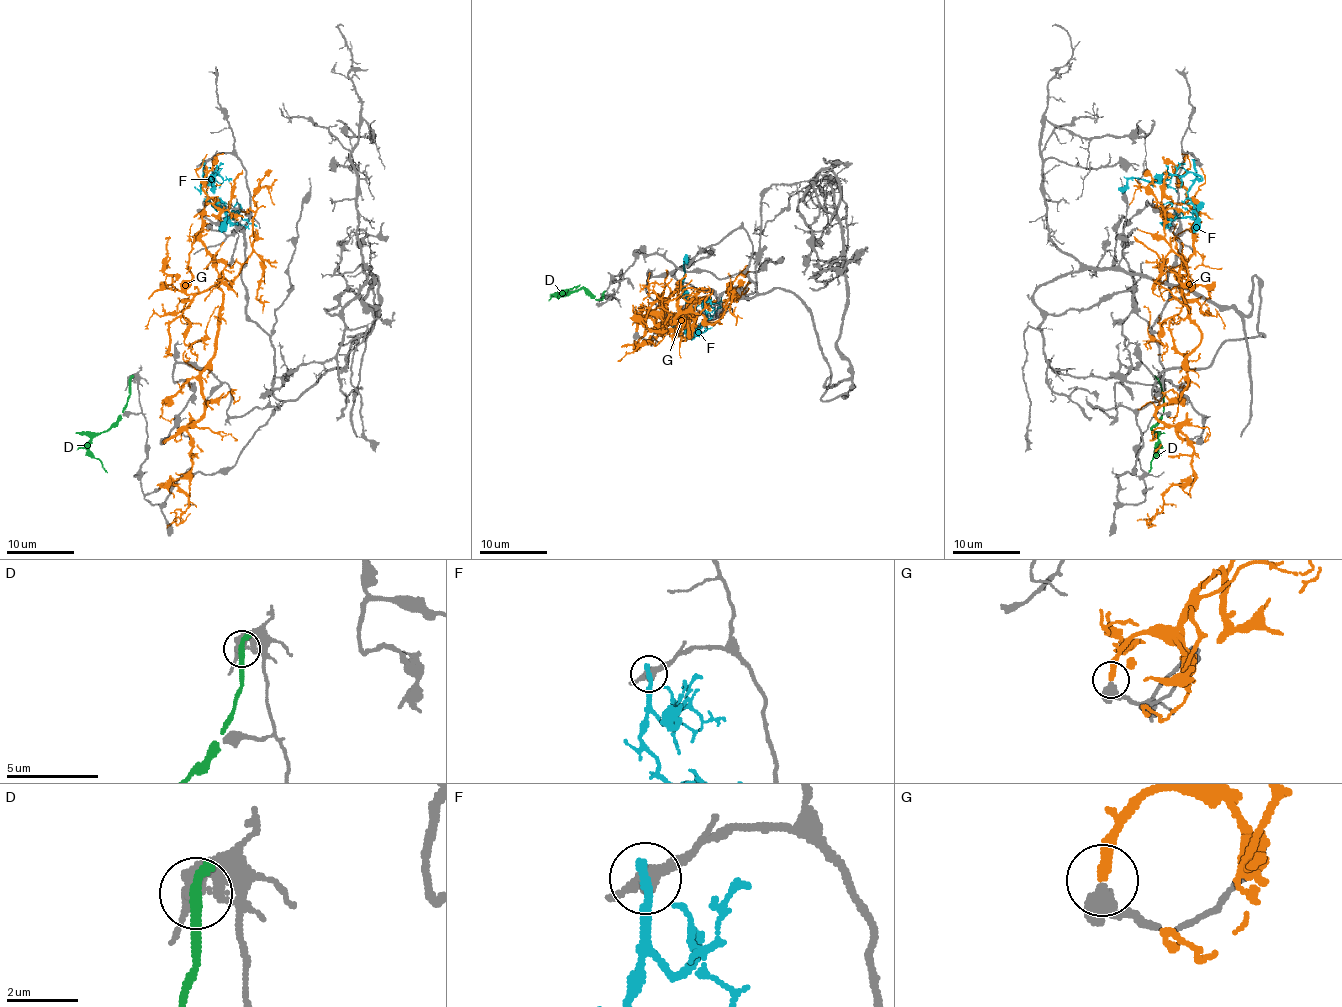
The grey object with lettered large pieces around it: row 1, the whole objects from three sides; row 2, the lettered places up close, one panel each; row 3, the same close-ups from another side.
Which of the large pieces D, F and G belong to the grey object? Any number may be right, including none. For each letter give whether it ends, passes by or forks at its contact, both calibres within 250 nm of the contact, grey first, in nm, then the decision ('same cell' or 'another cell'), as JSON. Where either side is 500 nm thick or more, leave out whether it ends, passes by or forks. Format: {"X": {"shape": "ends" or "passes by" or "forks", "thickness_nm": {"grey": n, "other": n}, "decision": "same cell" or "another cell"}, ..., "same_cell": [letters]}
{"D": {"shape": "ends", "thickness_nm": {"grey": 400, "other": 280}, "decision": "another cell"}, "F": {"shape": "ends", "thickness_nm": {"grey": 340, "other": 320}, "decision": "another cell"}, "G": {"thickness_nm": {"grey": 650, "other": 240}, "decision": "another cell"}, "same_cell": []}

